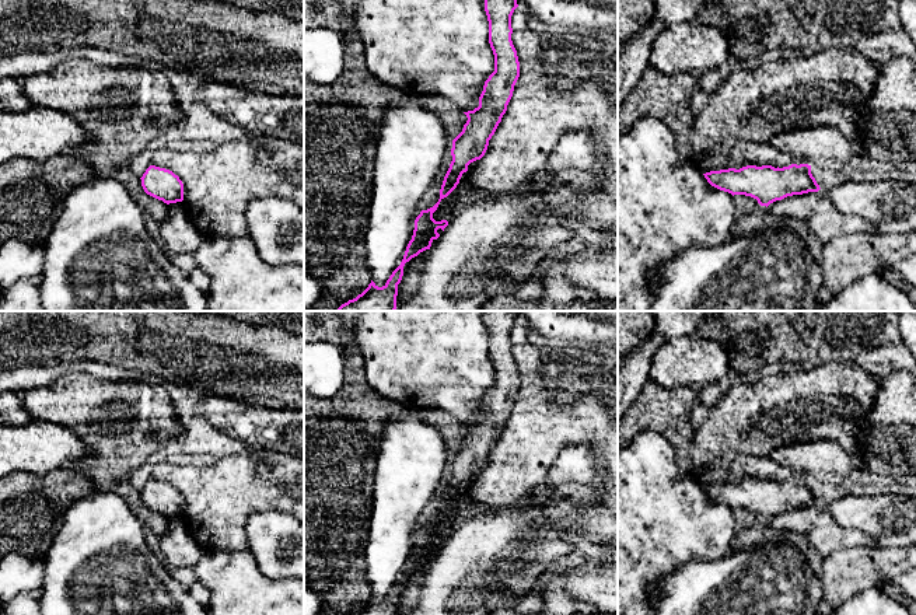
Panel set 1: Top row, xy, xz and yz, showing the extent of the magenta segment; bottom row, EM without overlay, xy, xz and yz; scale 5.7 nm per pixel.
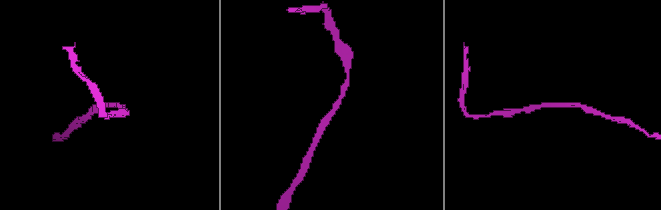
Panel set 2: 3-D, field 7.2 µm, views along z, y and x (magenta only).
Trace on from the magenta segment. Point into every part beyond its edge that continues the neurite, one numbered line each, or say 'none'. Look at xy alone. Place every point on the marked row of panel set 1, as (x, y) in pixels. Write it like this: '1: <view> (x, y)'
none

